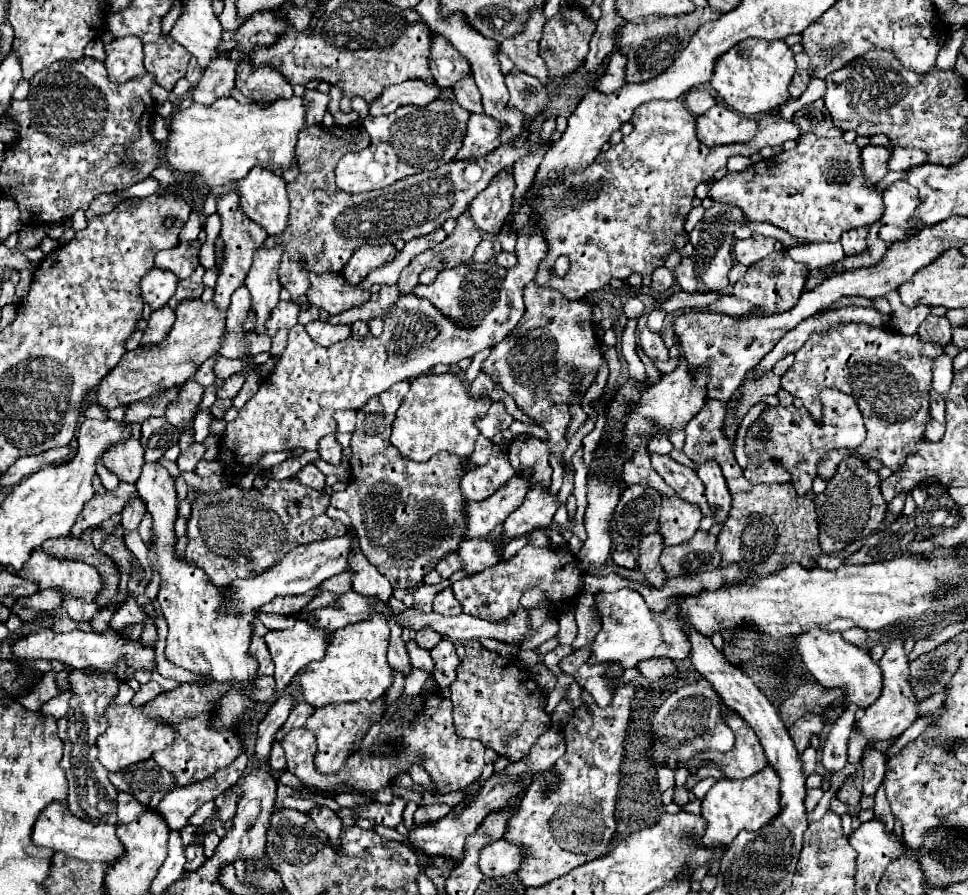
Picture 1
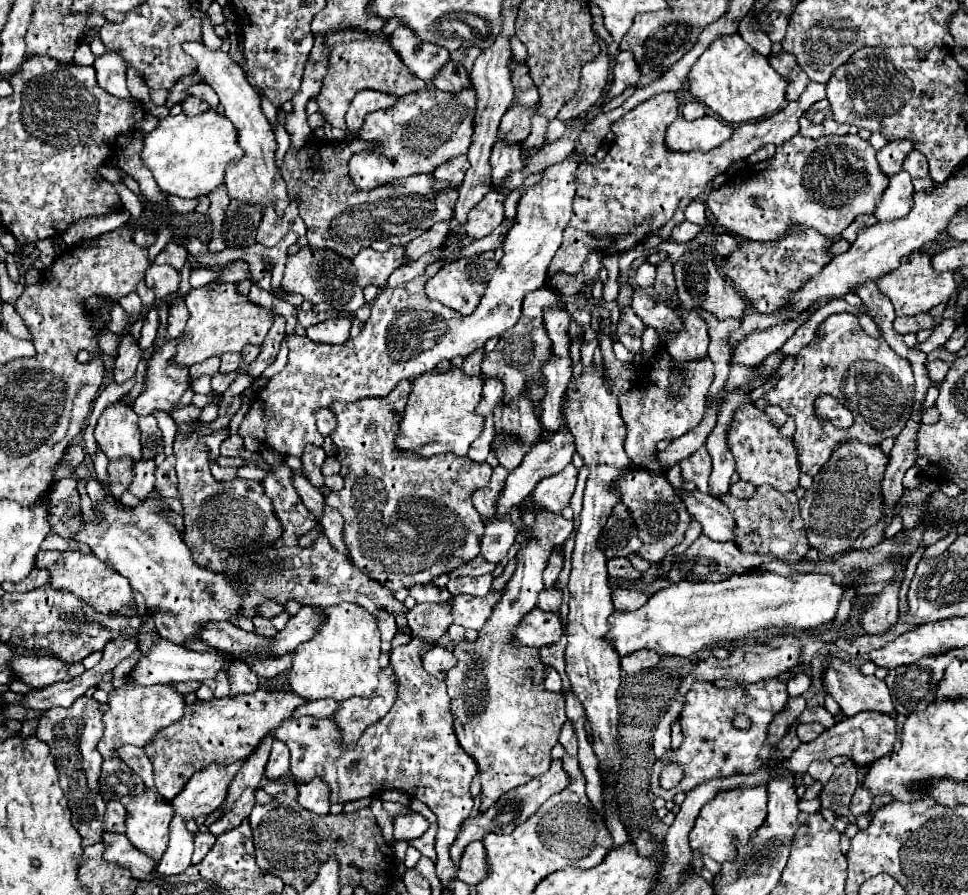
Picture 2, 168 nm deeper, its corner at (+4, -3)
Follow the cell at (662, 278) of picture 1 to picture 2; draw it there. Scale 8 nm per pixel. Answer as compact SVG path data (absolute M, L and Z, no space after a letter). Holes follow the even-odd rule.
M642 263L640 267L638 267L638 271L636 271L636 283L642 287L642 289L650 289L652 287L652 283L654 283L654 277L656 277L656 269L654 269L654 265L652 263Z

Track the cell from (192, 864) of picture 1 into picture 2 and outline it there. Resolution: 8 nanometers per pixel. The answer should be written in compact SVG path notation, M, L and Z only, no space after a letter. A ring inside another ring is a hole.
M196 833L196 841L194 841L194 857L192 857L192 863L198 863L208 851L210 847L214 845L214 835L212 833Z

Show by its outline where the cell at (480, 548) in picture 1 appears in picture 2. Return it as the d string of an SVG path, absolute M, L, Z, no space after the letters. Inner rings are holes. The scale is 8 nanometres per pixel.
M496 519L488 523L482 537L482 555L492 563L500 563L514 545L516 535L518 535L518 527L512 521Z

